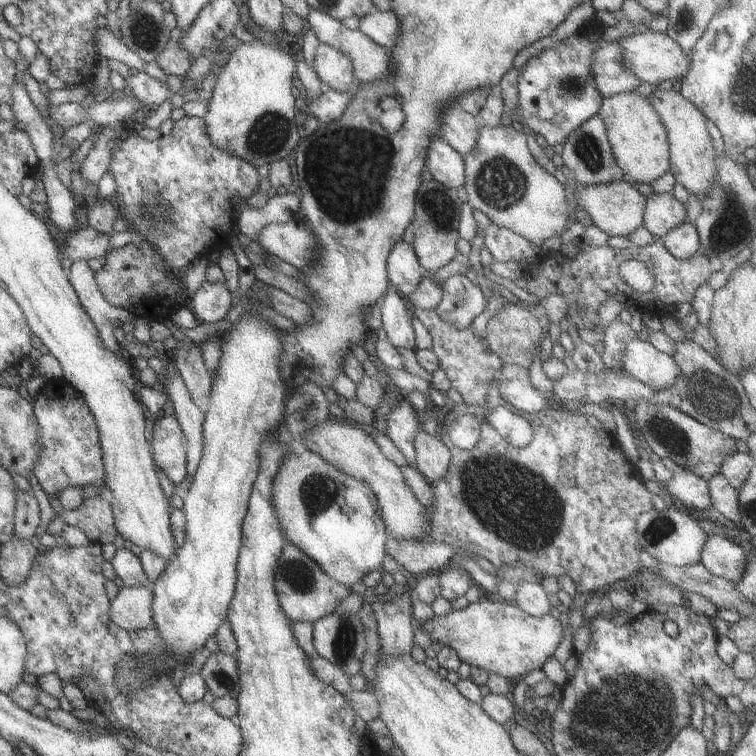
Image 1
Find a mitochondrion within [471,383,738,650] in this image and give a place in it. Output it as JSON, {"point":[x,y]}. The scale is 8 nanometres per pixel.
{"point":[668,434]}

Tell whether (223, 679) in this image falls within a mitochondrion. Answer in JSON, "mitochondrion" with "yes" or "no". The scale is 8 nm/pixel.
{"mitochondrion":"yes"}

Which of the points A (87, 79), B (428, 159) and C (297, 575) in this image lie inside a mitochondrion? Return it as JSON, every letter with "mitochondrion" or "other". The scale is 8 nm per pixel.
{"A":"other","B":"other","C":"mitochondrion"}

